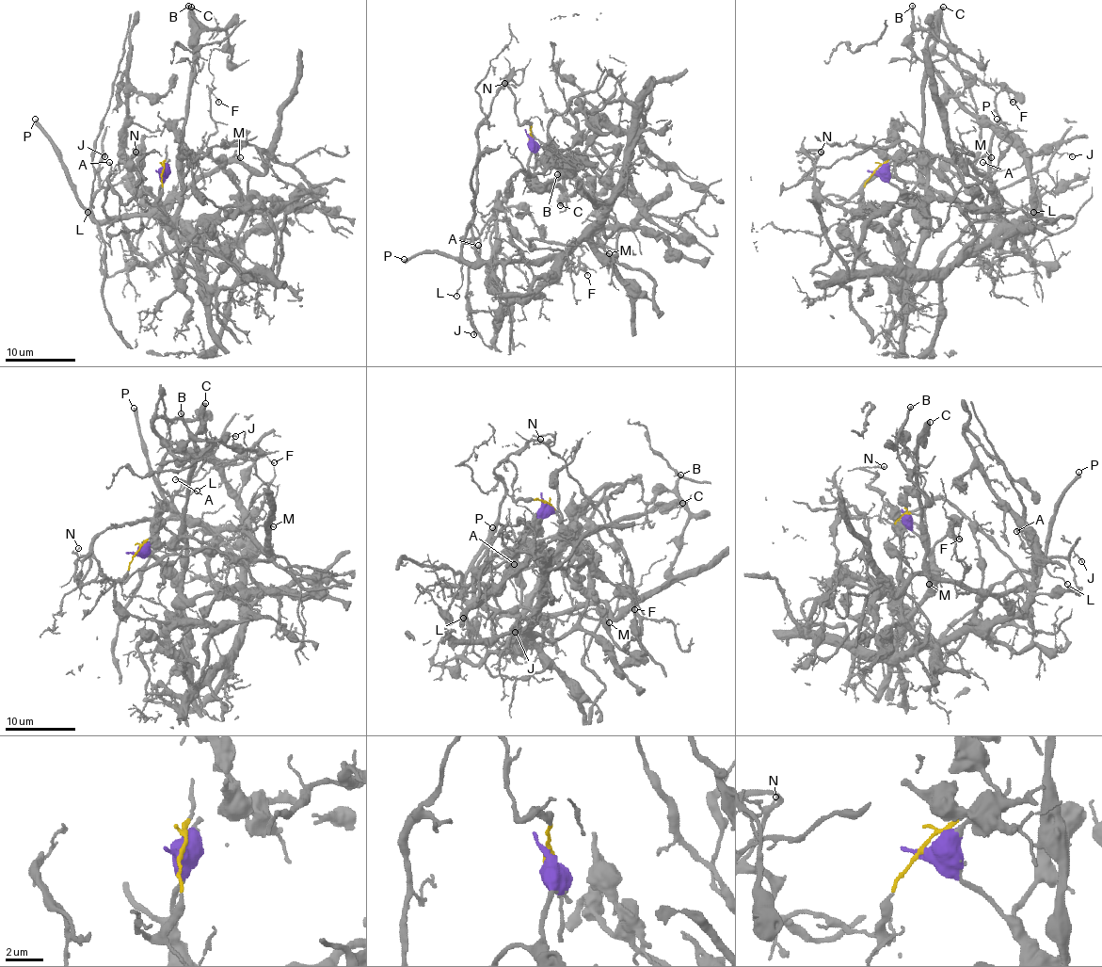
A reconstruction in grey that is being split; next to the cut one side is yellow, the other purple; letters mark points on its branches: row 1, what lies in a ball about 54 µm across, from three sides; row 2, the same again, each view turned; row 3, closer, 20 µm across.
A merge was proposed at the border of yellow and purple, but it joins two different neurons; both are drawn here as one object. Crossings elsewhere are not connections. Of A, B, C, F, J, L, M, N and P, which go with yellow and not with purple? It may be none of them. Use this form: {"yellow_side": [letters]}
{"yellow_side": ["F", "J", "L", "M", "N", "P"]}

